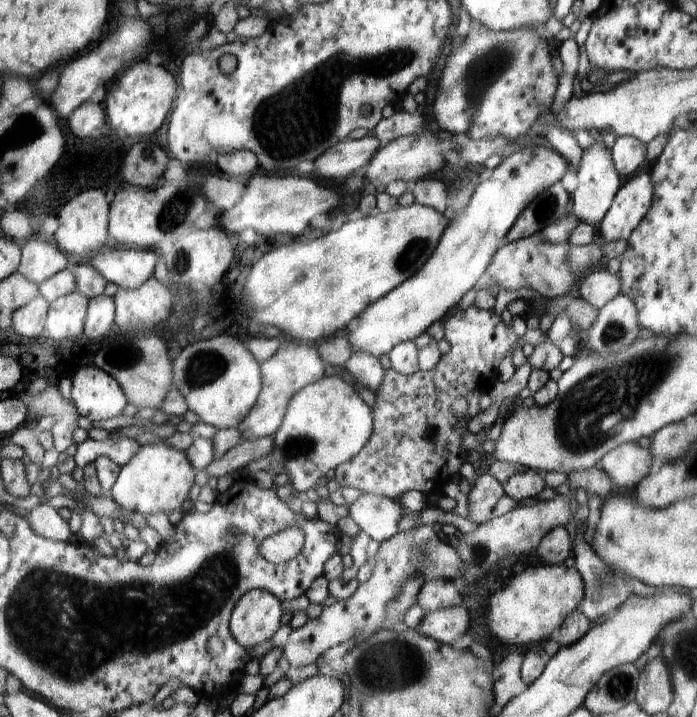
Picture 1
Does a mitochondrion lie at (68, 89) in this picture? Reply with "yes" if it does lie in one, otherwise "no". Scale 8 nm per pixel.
no

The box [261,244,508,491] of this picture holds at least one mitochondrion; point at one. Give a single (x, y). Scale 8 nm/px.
(302, 445)

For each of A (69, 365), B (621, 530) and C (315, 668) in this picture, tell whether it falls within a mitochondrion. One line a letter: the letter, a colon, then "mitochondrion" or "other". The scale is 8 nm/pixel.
A: other
B: other
C: other

